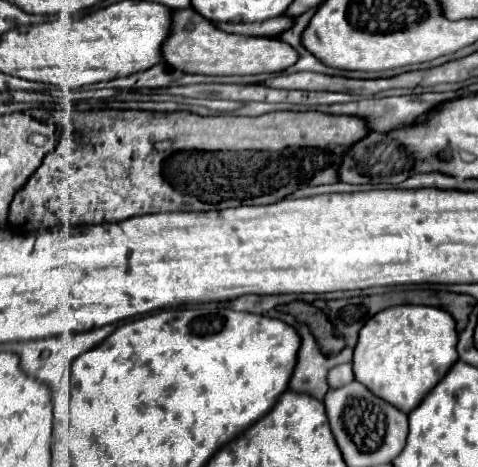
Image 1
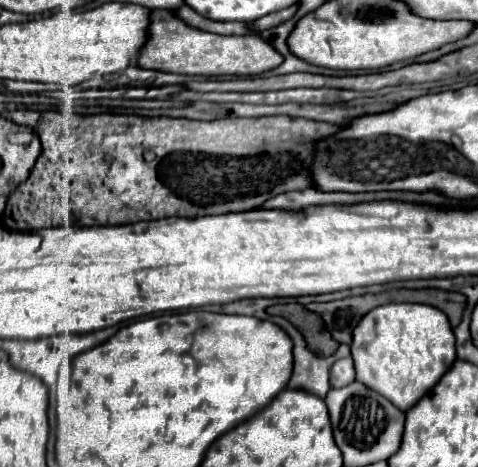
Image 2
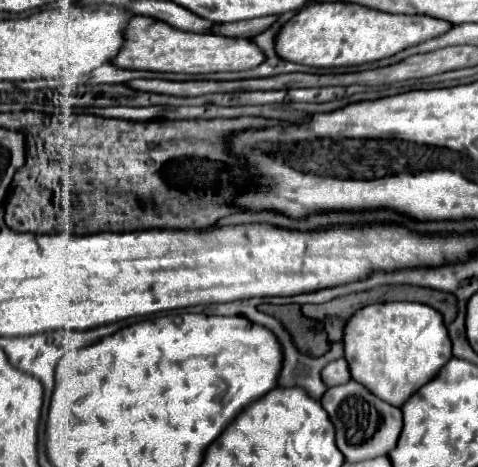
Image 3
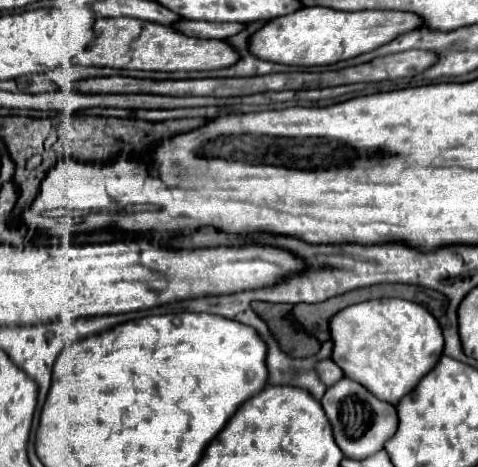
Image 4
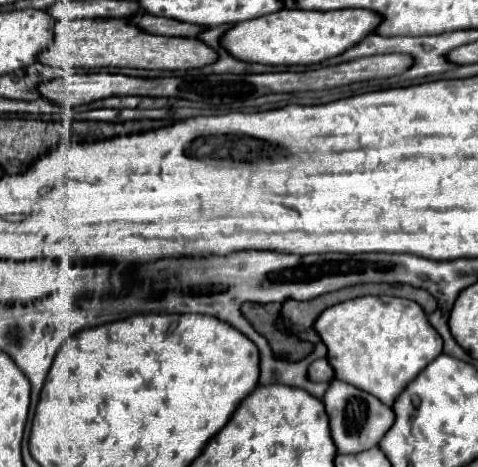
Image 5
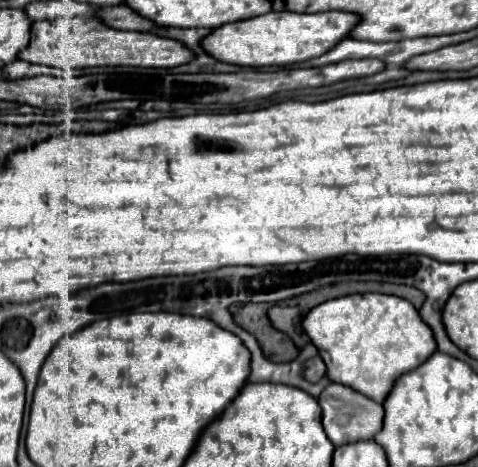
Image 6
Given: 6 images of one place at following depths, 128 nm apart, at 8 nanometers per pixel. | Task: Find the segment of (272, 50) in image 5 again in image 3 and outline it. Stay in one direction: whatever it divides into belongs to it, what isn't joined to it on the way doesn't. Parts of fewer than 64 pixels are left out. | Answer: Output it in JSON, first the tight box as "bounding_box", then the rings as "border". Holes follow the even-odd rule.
{"bounding_box":[274,2,452,68],"border":[[[324,2],[310,4],[294,14],[276,34],[274,50],[282,60],[306,64],[314,68],[336,68],[336,66],[358,66],[376,62],[392,56],[408,46],[420,44],[428,38],[448,32],[452,24],[432,16],[408,16],[408,14],[386,14],[360,4]]]}

